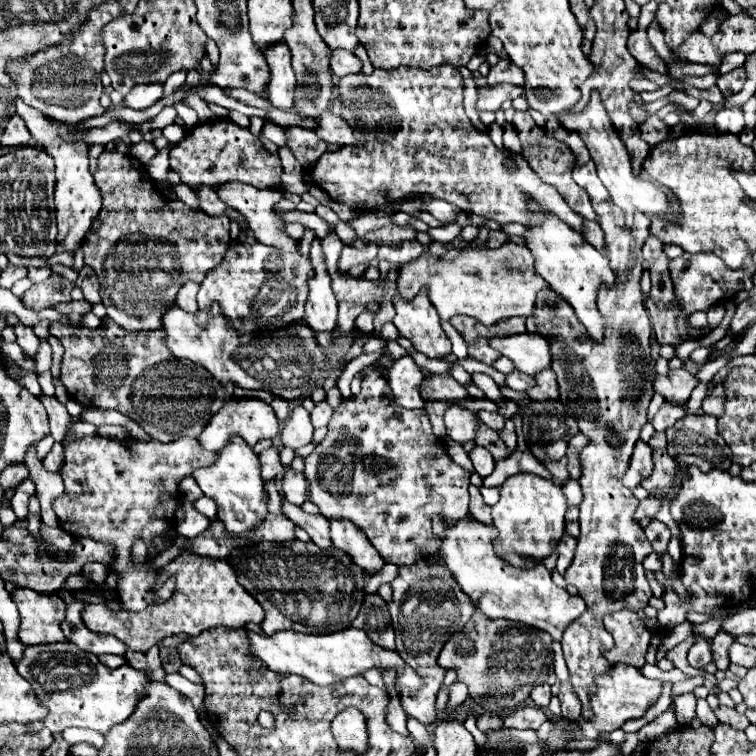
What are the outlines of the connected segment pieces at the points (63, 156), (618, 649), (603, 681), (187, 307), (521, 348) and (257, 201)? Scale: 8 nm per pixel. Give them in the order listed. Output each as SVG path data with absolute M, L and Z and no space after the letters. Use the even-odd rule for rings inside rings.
M17 100L17 112L25 118L25 124L27 124L31 136L55 160L55 176L57 176L57 184L55 184L55 222L57 222L57 228L59 228L57 252L61 252L61 250L75 252L77 244L83 240L91 222L101 212L101 196L99 196L99 190L95 188L93 176L89 172L89 144L81 140L81 136L87 134L89 130L83 130L79 126L73 126L73 124L51 120L49 116L33 110L31 106L23 104L21 100ZM67 136L73 136L75 142L67 142L65 140Z
M629 610L611 612L603 618L607 632L615 640L615 648L607 650L605 656L611 664L623 662L641 668L645 664L645 654L651 642L651 630L647 624Z
M609 674L609 676L599 676L597 682L597 694L591 696L591 706L593 706L593 716L589 720L579 718L577 722L581 724L579 732L571 732L573 720L563 720L563 732L567 738L597 738L601 732L613 732L621 728L627 720L633 718L643 718L649 706L657 704L663 684L657 680L649 680L641 674Z
M195 282L185 284L177 294L177 306L183 308L185 312L197 312L199 310L199 306L197 306L197 290L199 290L199 284L195 284Z
M539 332L493 338L491 346L499 348L503 356L515 362L517 370L529 376L537 376L541 370L551 368L551 338Z
M227 184L227 188L221 188L217 190L217 194L221 196L221 200L235 208L237 212L241 212L247 222L249 222L249 228L251 232L255 232L255 238L261 242L261 244L269 244L273 248L279 248L281 252L293 252L297 250L297 240L293 240L283 228L285 228L285 220L281 220L275 212L273 212L273 204L277 204L281 200L281 192L277 188L269 188L269 190L257 190L257 188L251 188L249 184Z

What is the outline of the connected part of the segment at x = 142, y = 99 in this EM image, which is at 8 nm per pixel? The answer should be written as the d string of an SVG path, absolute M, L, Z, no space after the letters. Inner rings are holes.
M139 84L123 100L127 108L147 110L163 96L163 84Z

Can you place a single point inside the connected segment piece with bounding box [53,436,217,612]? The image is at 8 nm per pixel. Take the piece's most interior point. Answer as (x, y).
(116, 491)

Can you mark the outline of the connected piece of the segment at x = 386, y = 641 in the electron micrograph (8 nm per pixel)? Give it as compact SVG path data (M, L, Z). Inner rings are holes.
M379 594L365 596L363 606L361 606L357 618L351 622L351 626L363 628L375 644L379 644L383 648L395 648L395 636L393 636L387 602Z

